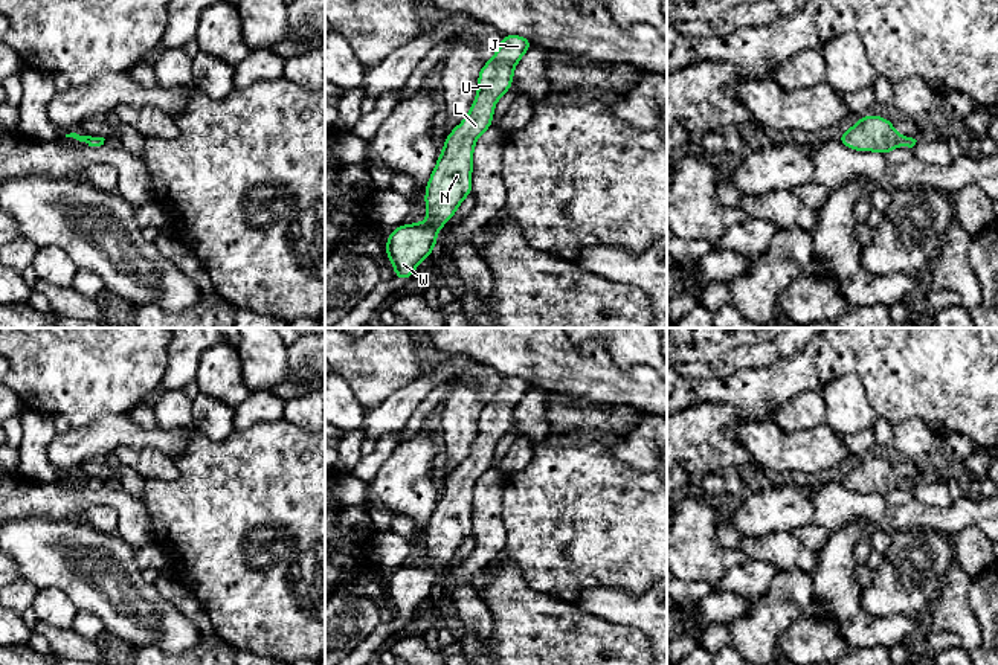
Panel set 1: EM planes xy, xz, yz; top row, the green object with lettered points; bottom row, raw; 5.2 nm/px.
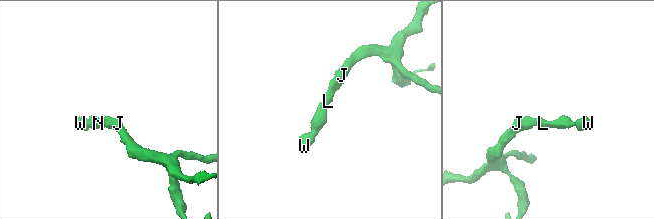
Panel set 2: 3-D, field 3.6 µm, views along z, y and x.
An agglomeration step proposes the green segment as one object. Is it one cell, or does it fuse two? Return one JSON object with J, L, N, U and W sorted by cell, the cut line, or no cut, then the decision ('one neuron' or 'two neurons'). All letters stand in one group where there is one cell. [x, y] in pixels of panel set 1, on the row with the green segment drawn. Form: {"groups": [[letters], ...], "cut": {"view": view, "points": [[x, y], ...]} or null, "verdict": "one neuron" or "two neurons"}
{"groups": [["J", "L", "N", "U", "W"]], "cut": null, "verdict": "one neuron"}

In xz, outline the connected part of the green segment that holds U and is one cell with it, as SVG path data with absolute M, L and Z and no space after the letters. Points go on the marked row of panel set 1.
M504 35L494 56L481 69L478 78L478 95L473 105L470 107L470 113L446 137L443 153L438 157L436 166L427 182L424 195L427 221L404 224L389 233L386 243L386 256L392 261L392 267L398 281L410 278L417 265L432 253L439 229L449 223L449 220L456 214L456 209L462 200L472 194L472 157L475 143L478 137L491 127L494 105L497 99L510 90L514 66L520 61L531 44L531 40L520 35Z

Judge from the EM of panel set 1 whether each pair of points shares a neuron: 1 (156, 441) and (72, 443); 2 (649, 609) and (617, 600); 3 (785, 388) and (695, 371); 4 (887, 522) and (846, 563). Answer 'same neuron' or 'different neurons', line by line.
1: same neuron
2: same neuron
3: different neurons
4: different neurons

